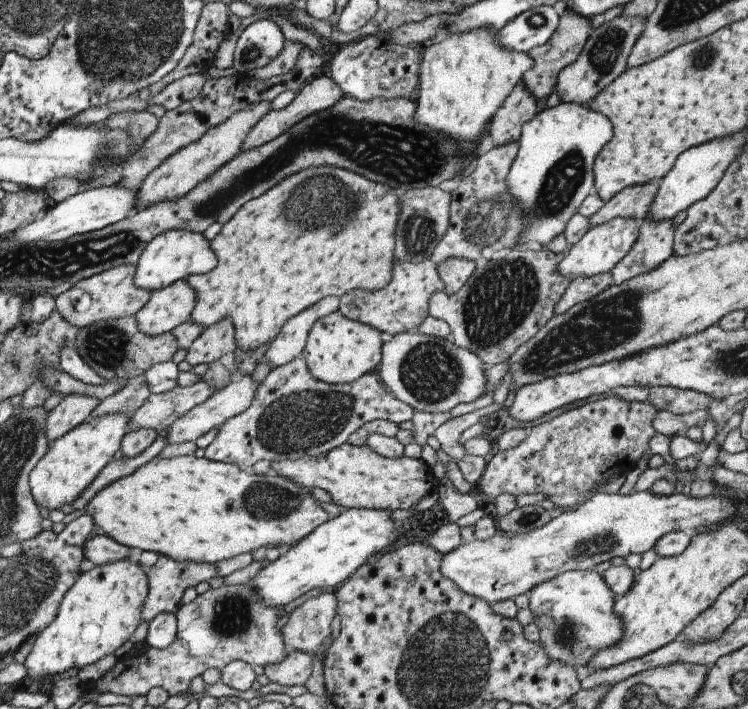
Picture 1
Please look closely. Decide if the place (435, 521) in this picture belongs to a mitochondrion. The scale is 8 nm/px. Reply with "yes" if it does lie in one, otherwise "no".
no

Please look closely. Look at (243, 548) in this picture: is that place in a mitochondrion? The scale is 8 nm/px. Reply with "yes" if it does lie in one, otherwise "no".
no

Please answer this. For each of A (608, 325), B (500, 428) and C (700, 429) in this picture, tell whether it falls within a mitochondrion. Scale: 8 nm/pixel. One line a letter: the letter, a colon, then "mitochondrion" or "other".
A: mitochondrion
B: other
C: other

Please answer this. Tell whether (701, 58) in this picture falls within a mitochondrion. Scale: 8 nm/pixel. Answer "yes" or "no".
yes

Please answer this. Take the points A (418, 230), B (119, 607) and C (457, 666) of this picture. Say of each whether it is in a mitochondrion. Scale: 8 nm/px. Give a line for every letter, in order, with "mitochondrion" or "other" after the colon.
A: mitochondrion
B: other
C: mitochondrion

